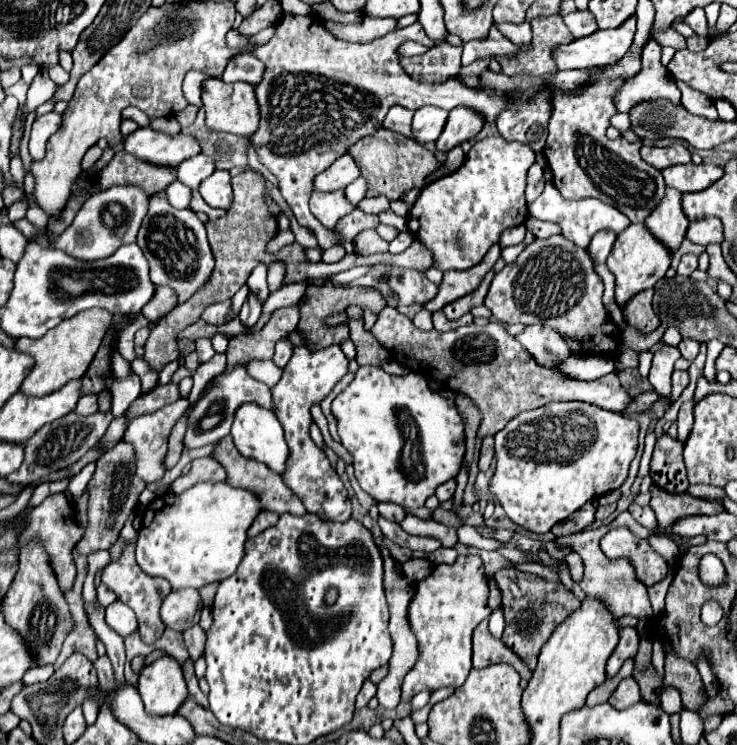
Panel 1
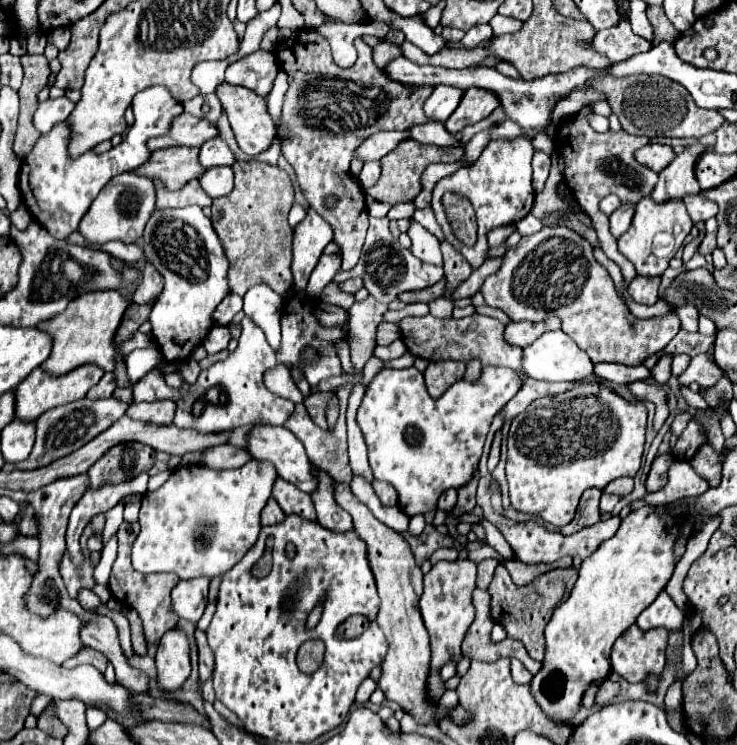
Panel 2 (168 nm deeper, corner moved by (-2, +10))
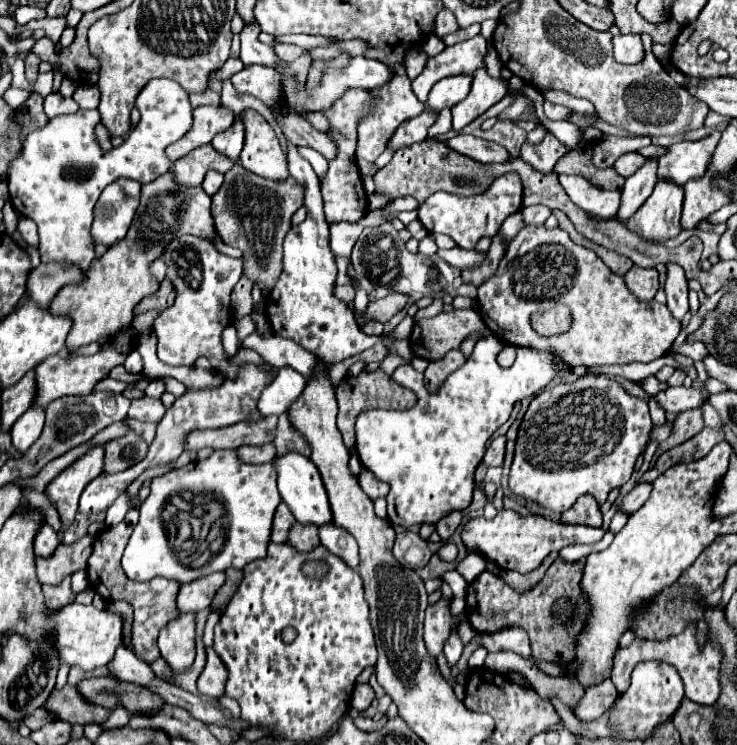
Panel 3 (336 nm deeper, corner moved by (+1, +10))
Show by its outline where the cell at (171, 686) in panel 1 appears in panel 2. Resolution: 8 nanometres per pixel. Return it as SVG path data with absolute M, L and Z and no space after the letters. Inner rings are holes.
M173 628L167 634L163 634L157 646L155 662L157 662L157 680L165 690L175 690L189 678L191 672L189 642L183 630Z

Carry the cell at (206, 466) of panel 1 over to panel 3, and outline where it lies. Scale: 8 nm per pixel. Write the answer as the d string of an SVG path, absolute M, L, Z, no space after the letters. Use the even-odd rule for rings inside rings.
M262 444L262 446L240 446L236 450L238 458L246 464L264 464L270 462L276 456L276 450L272 444Z

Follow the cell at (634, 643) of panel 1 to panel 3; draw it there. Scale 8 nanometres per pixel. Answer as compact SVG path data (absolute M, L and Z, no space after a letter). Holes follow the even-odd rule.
M690 624L682 634L670 636L668 640L656 642L656 640L634 640L628 648L618 648L614 656L614 668L612 668L612 682L618 688L618 692L624 692L630 686L630 674L634 666L642 660L660 660L672 664L684 682L684 688L688 688L688 698L698 704L712 704L716 702L716 696L720 694L718 684L718 668L720 668L720 646L714 642L706 642L704 646L698 646L694 638L694 624Z

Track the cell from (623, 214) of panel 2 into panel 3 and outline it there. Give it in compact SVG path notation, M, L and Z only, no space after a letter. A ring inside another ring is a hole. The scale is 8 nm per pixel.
M656 158L648 160L646 166L642 166L636 174L632 174L626 180L626 184L622 188L620 208L618 208L618 214L616 214L622 224L626 224L628 218L636 214L636 210L652 194L654 186L656 186Z

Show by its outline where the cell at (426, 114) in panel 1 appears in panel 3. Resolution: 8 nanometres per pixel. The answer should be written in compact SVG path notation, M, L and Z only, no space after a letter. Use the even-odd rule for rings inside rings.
M464 74L438 80L428 94L426 106L432 110L444 110L444 108L456 106L460 100L468 96L470 82L472 82L472 76L464 76Z

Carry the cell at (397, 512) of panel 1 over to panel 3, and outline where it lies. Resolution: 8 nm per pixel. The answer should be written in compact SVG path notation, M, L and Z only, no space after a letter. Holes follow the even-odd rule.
M362 470L362 474L358 476L358 482L362 486L362 490L372 498L386 498L388 492L390 492L390 486L386 482L380 482L370 470Z

